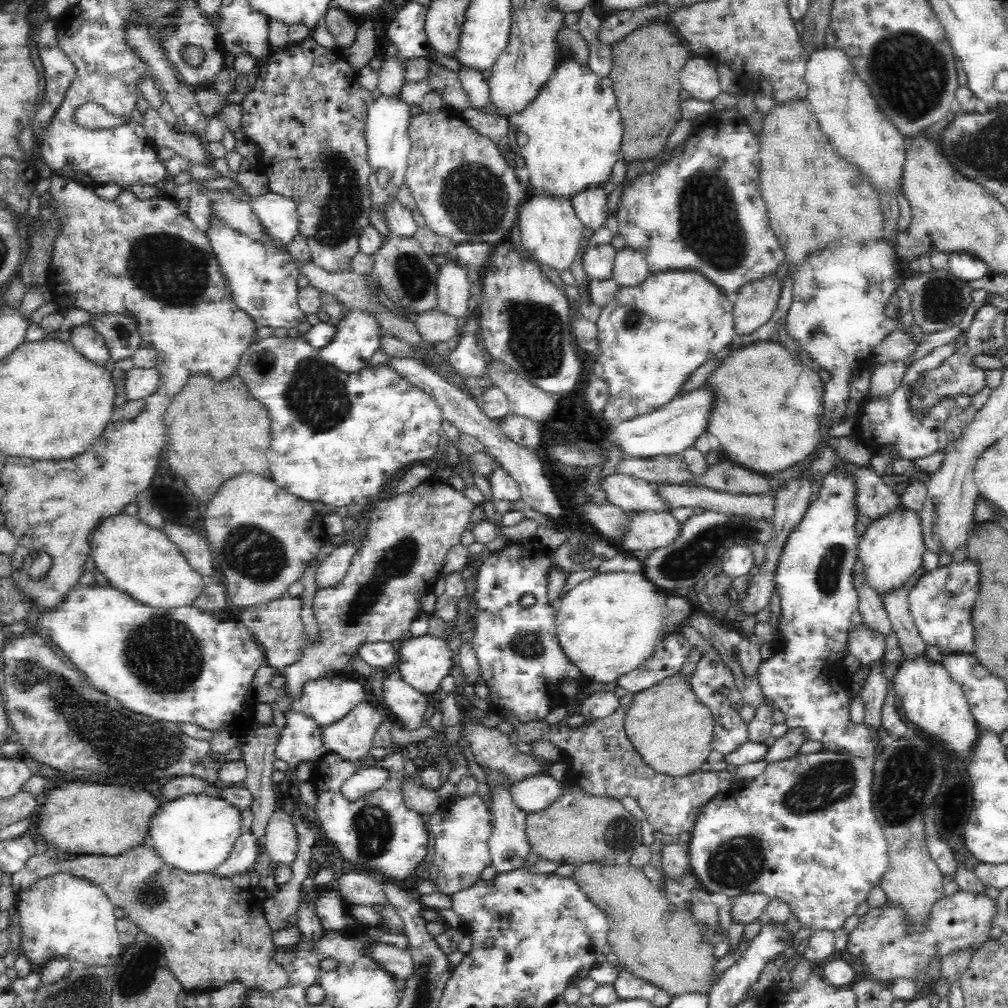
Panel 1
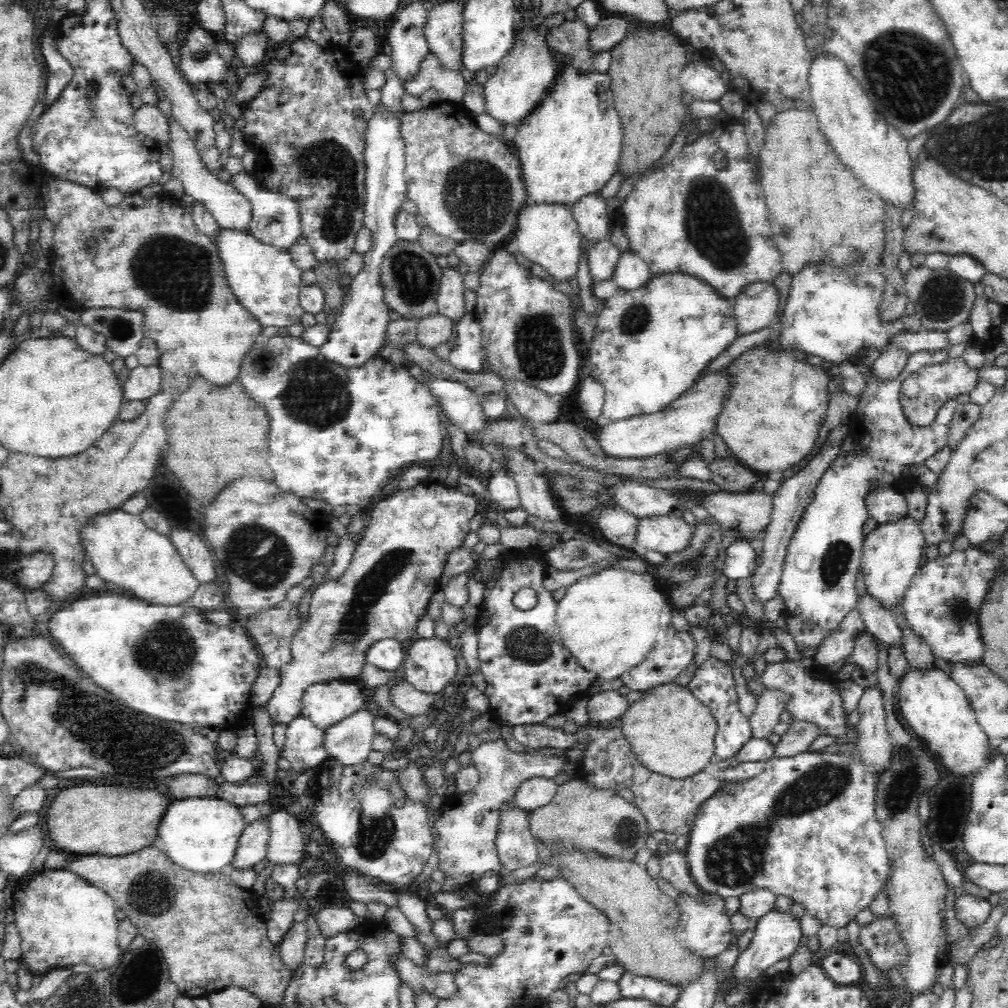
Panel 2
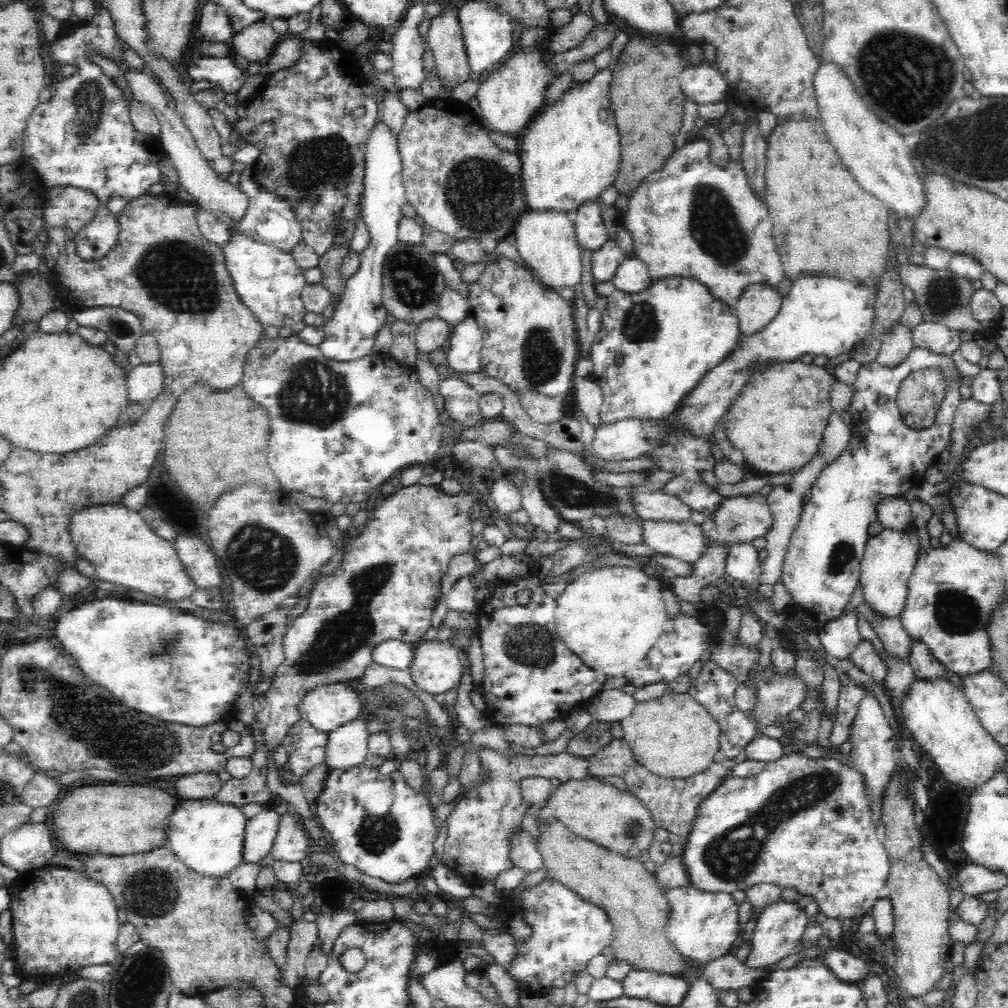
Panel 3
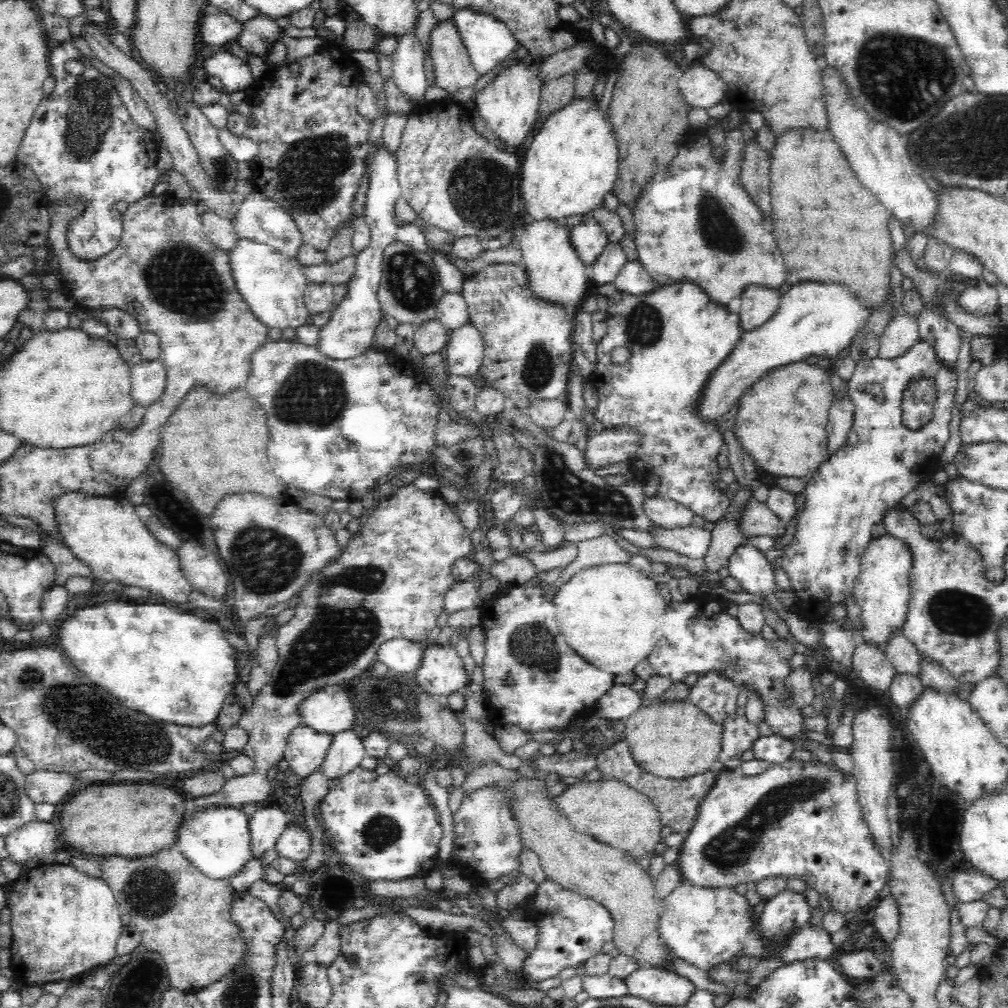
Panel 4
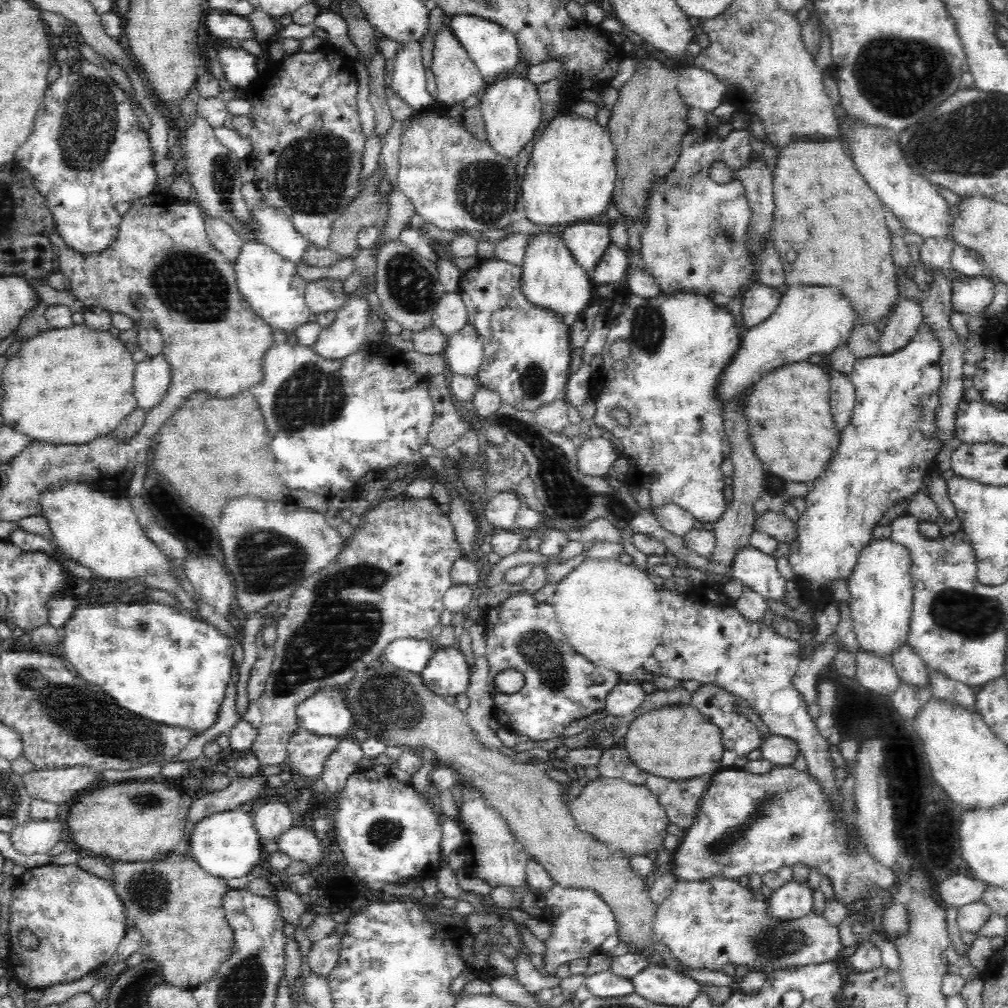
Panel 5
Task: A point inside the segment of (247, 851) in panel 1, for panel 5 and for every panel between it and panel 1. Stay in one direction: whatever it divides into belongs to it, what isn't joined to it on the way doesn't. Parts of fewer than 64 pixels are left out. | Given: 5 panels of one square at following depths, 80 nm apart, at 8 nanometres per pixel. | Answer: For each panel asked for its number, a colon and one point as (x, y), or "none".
2: (253, 845)
3: (261, 831)
4: (267, 824)
5: (273, 818)

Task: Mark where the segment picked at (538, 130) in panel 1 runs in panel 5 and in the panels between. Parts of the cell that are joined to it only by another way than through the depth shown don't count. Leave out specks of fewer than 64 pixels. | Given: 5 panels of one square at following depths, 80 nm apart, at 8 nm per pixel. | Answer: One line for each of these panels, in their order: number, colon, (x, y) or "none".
2: (569, 147)
3: (570, 154)
4: (570, 166)
5: (570, 178)

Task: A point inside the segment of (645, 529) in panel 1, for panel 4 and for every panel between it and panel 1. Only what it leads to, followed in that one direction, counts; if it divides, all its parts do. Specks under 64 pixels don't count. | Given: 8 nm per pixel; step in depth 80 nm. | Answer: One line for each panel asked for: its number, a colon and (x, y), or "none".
2: (667, 534)
3: (686, 541)
4: (693, 542)

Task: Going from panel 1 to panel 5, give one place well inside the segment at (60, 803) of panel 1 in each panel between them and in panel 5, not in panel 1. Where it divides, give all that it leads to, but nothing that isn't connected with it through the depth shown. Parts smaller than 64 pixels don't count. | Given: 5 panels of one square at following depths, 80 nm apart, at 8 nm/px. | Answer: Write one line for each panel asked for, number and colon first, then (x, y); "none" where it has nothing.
2: (86, 820)
3: (95, 820)
4: (136, 821)
5: (135, 821)

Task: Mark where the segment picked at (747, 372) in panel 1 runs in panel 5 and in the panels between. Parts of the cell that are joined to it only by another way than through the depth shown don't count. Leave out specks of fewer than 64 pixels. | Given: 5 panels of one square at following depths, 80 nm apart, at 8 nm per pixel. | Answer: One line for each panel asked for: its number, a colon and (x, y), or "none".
2: (771, 423)
3: (778, 422)
4: (784, 428)
5: (792, 426)

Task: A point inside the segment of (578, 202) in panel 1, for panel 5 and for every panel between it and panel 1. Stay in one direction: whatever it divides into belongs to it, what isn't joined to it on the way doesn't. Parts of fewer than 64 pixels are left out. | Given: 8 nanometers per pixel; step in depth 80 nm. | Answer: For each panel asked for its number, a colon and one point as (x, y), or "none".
2: (590, 214)
3: (590, 233)
4: (588, 239)
5: (587, 242)

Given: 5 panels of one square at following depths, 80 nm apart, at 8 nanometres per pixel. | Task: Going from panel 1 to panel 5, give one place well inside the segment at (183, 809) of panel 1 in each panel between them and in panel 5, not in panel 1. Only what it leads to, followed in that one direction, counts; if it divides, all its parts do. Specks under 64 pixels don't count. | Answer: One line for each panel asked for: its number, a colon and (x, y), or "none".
2: (201, 834)
3: (208, 837)
4: (218, 842)
5: (227, 845)

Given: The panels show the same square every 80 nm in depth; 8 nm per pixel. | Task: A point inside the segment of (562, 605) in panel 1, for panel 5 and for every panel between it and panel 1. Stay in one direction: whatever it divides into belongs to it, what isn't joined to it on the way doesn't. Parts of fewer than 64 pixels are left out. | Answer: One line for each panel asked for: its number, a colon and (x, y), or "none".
2: (610, 620)
3: (610, 617)
4: (612, 614)
5: (609, 611)

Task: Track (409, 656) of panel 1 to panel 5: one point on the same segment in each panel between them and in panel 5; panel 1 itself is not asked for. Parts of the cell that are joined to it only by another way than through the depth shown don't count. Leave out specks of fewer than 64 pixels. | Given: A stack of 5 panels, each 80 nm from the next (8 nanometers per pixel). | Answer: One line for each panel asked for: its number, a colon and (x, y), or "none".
2: (430, 663)
3: (437, 667)
4: (442, 673)
5: (447, 674)

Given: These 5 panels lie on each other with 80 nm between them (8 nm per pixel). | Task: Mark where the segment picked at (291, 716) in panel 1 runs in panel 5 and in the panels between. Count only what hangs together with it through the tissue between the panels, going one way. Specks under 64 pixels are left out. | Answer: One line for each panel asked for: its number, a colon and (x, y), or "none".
2: (304, 747)
3: (305, 746)
4: (305, 751)
5: (307, 753)

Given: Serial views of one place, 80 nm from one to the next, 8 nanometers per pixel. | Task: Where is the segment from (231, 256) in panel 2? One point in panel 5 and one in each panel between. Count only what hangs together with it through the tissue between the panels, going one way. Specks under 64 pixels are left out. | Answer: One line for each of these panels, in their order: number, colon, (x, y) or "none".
3: (270, 282)
4: (273, 285)
5: (270, 284)

